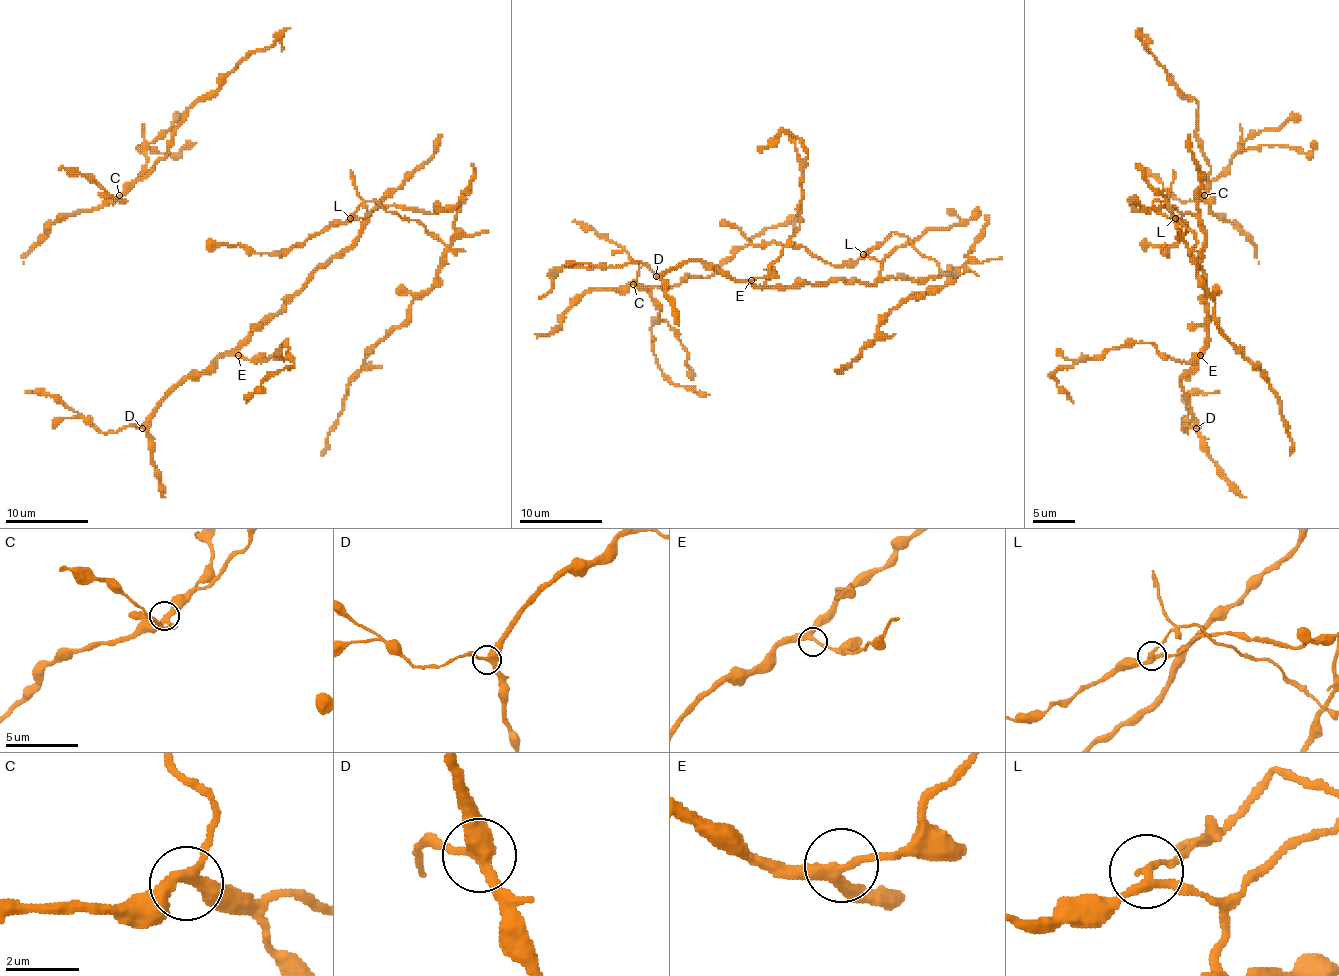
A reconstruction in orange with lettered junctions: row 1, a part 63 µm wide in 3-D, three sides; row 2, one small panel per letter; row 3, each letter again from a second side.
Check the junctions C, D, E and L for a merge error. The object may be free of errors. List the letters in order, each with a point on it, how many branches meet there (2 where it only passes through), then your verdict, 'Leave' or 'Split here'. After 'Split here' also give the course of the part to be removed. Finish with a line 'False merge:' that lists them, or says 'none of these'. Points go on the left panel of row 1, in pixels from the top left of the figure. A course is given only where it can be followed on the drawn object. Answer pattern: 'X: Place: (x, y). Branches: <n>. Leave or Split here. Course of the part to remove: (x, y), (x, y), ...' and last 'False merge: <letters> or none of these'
C: Place: (119, 195). Branches: 3. Leave
D: Place: (142, 428). Branches: 3. Leave
E: Place: (238, 355). Branches: 3. Leave
L: Place: (350, 218). Branches: 3. Split here. Course of the part to remove: (350, 218), (367, 201), (380, 203), (409, 220), (417, 220), (452, 249), (465, 251)
False merge: L

